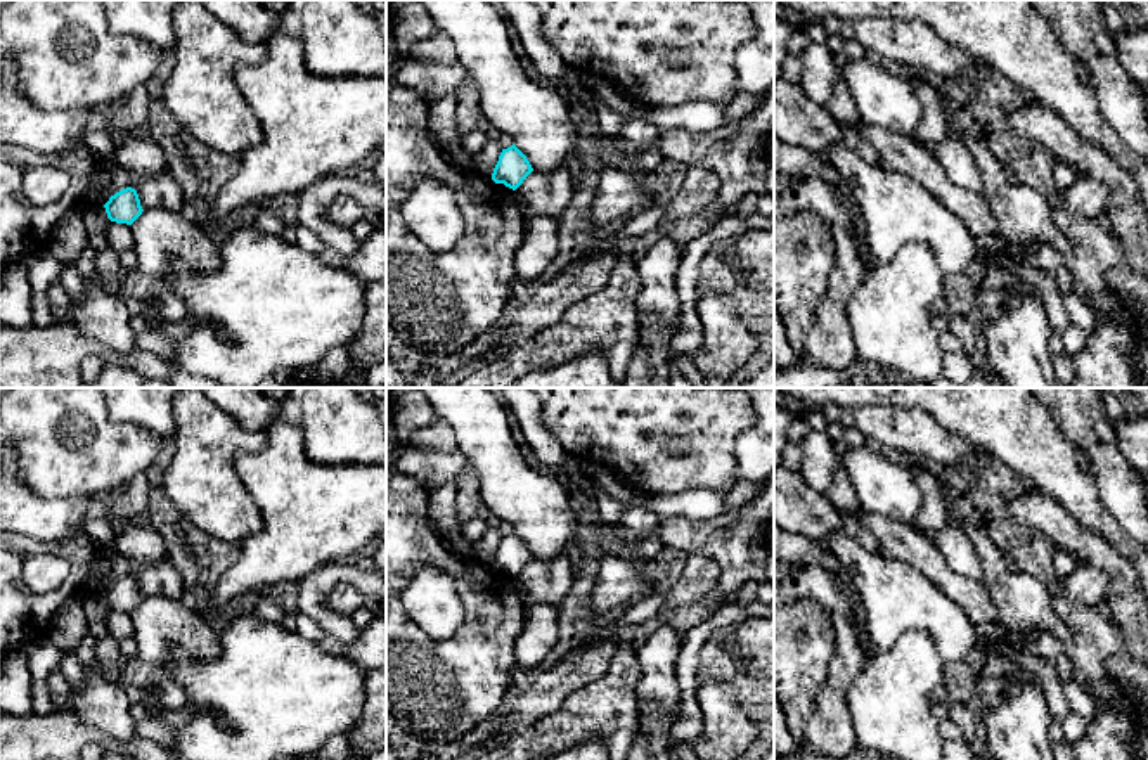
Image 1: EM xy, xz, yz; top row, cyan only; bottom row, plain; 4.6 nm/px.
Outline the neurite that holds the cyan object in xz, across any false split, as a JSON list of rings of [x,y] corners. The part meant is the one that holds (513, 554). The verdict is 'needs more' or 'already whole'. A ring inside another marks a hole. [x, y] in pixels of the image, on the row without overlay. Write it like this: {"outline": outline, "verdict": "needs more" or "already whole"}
{"outline": [[[513,531],[502,537],[492,568],[516,578],[532,559],[533,556],[526,544]]], "verdict": "already whole"}

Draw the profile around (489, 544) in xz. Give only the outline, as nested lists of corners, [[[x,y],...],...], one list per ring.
[[[490,525],[488,531],[481,537],[474,551],[474,563],[478,564],[492,564],[493,556],[499,549],[502,535],[497,525]]]

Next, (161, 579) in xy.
[[[111,547],[100,549],[94,573],[87,582],[87,590],[88,594],[106,592],[111,583],[126,575],[137,578],[142,597],[166,596],[170,599],[180,599],[185,589],[168,557],[154,564],[142,564],[139,561],[130,561]]]

